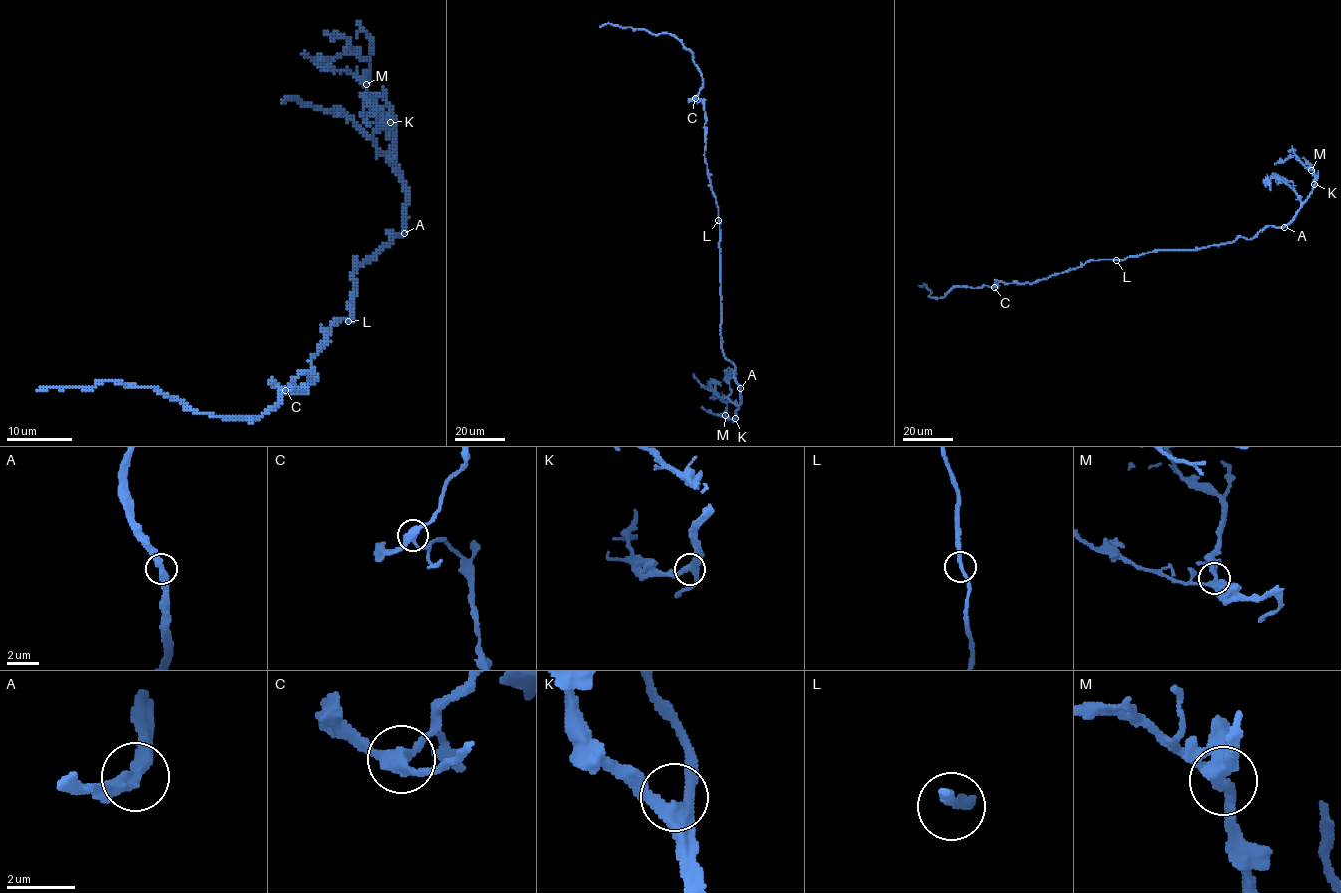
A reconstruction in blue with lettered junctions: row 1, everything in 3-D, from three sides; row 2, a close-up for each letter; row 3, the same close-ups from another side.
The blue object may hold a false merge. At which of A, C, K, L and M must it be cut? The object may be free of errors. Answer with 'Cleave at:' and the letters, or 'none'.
Cleave at: none

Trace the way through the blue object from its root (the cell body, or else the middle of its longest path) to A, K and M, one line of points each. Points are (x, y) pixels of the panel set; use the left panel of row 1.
A: (349, 319), (356, 259), (361, 265), (376, 256), (390, 241), (389, 231), (403, 233)
K: (349, 319), (356, 259), (364, 264), (390, 241), (389, 231), (405, 226), (390, 122)
M: (349, 319), (356, 259), (364, 264), (390, 241), (389, 231), (405, 226), (392, 131), (366, 84)

